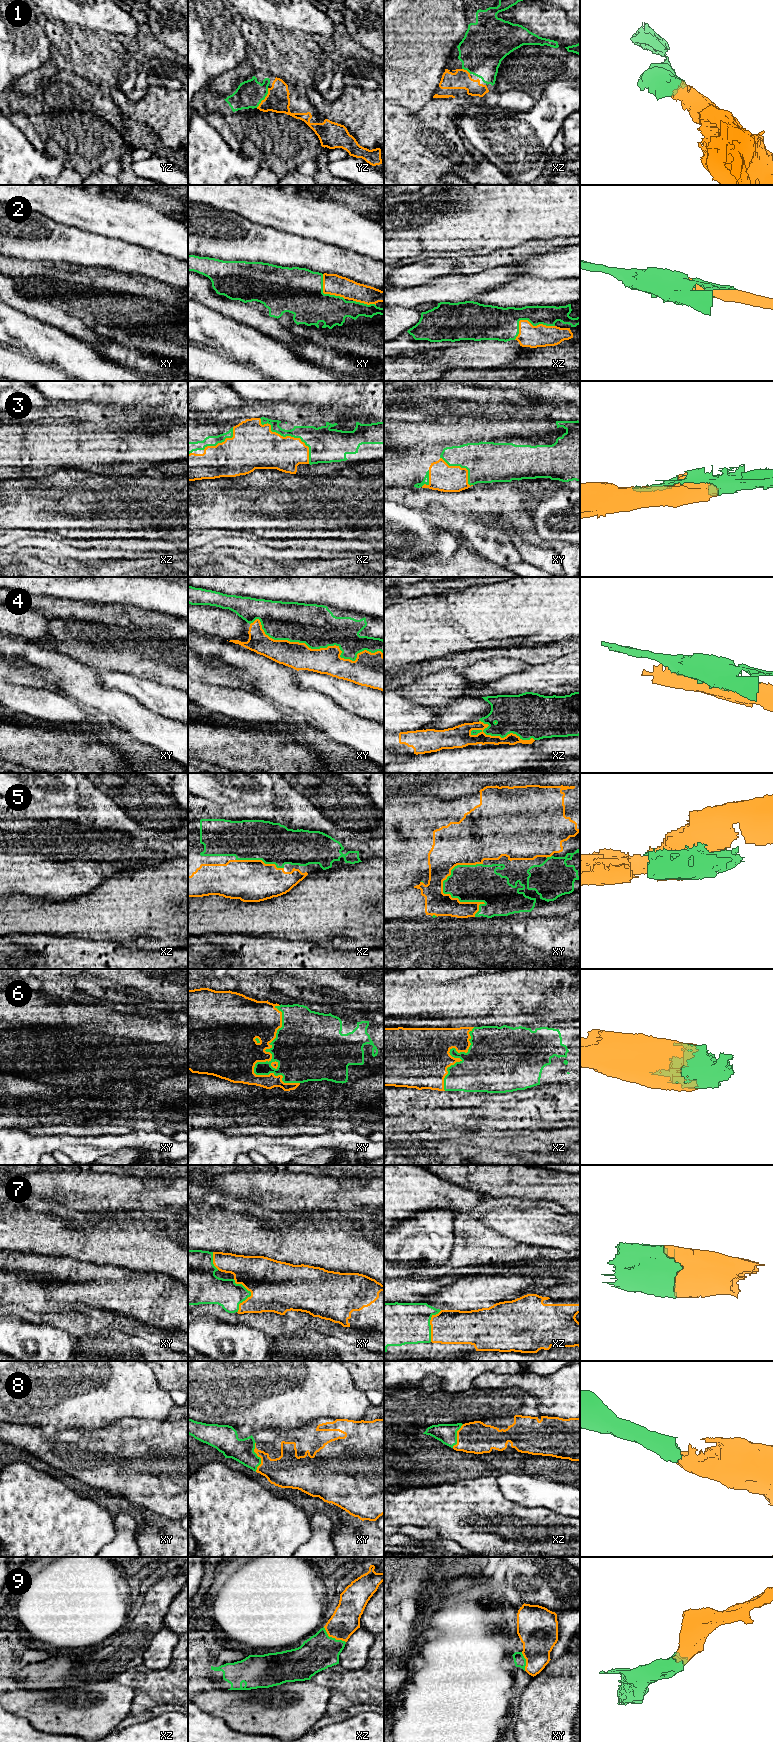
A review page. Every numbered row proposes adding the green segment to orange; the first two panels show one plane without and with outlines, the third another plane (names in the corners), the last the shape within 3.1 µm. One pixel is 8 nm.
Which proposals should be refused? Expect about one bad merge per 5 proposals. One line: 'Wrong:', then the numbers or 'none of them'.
Wrong: 4

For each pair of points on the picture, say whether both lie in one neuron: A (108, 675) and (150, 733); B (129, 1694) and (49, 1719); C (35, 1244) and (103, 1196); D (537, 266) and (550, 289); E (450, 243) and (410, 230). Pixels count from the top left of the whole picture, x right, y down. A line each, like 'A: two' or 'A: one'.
A: two
B: one
C: two
D: two
E: one

